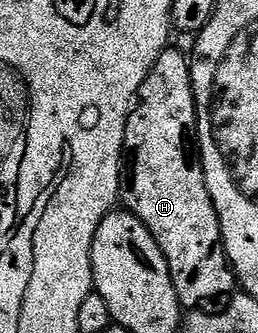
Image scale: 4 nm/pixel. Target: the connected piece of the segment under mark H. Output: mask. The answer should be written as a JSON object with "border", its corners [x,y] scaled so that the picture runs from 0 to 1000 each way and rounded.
{"border":[[[678,144],[636,150],[612,168],[612,192],[581,204],[535,294],[481,399],[488,568],[473,607],[566,673],[643,769],[702,916],[760,925],[787,901],[895,886],[922,850],[868,754],[845,637],[814,601],[791,498],[775,489],[733,165]]]}

